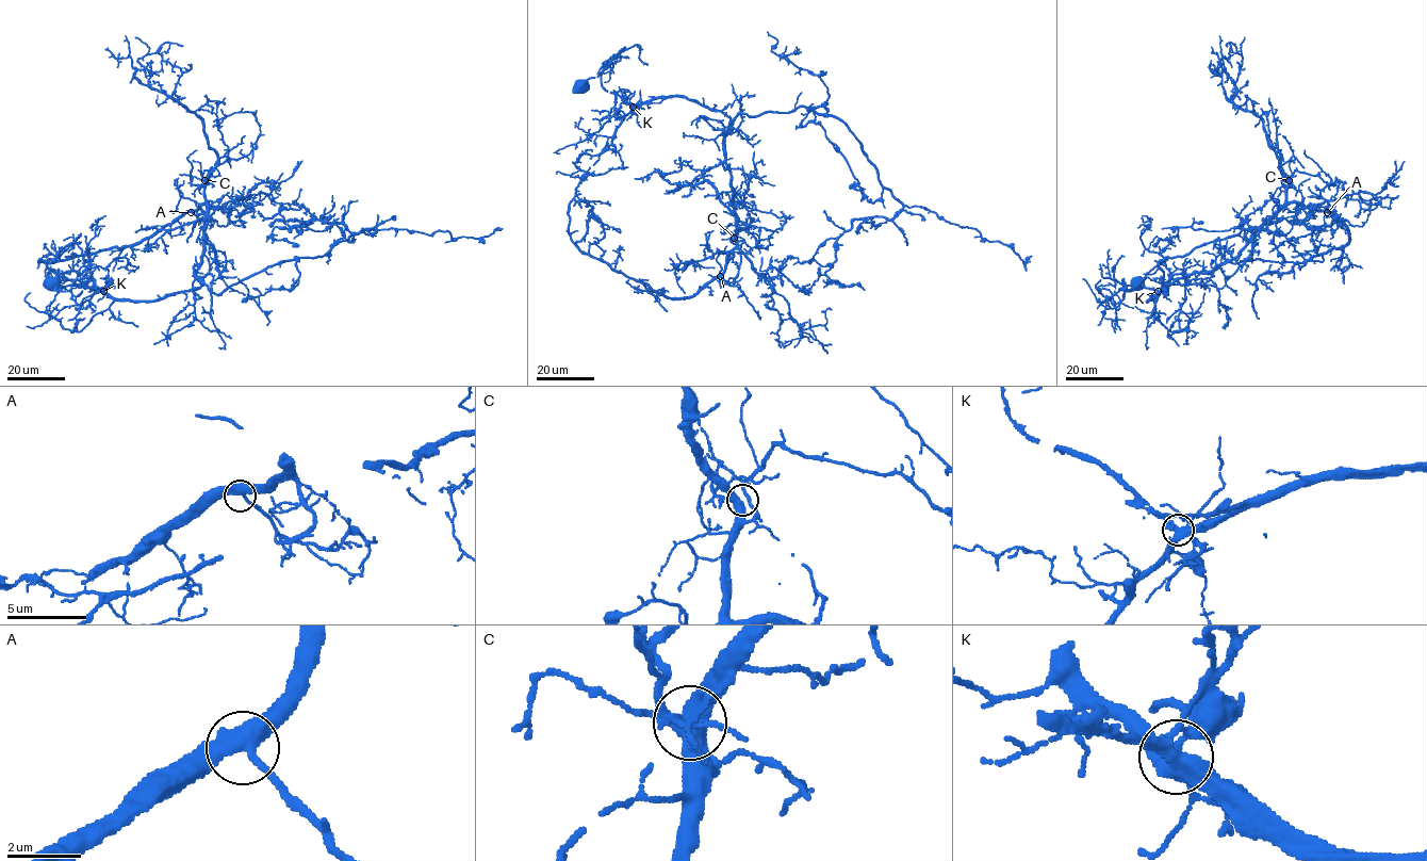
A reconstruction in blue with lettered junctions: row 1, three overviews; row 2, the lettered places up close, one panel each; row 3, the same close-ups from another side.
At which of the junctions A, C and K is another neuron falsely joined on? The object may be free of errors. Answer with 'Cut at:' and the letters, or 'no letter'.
Cut at: no letter

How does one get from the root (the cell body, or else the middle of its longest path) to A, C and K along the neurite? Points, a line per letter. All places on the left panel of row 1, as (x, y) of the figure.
A: (52, 285), (61, 291), (83, 285), (128, 301), (157, 301), (197, 289), (208, 202), (191, 212)
C: (52, 285), (61, 291), (83, 285), (128, 301), (157, 301), (197, 289), (204, 180)
K: (52, 285), (61, 291), (67, 291), (74, 285), (102, 291)

